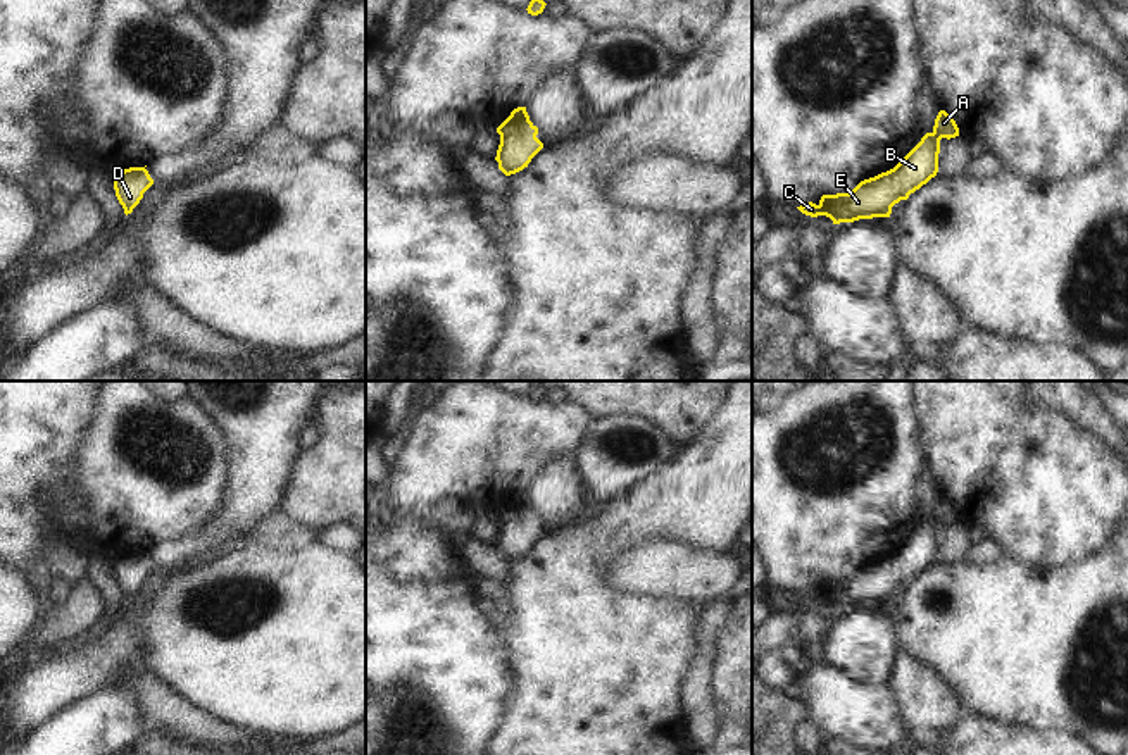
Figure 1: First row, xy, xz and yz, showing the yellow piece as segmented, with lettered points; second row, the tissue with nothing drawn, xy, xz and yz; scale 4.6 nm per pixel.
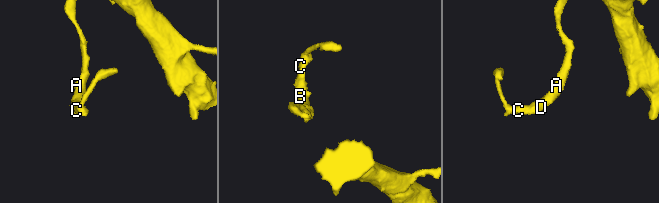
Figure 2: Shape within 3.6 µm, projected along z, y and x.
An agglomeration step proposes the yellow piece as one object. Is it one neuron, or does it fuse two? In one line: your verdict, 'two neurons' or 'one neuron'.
one neuron

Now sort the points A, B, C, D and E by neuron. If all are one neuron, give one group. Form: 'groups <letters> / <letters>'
groups A B C D E

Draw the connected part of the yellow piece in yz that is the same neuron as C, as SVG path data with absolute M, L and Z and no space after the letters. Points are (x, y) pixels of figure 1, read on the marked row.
M940 110L933 131L926 133L893 169L861 181L849 193L823 195L818 205L809 202L797 209L811 217L826 215L833 224L890 217L895 203L907 200L937 176L940 140L956 136L959 136L956 121Z

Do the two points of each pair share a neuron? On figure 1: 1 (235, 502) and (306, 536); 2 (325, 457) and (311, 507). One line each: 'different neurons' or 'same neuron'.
1: different neurons
2: same neuron

